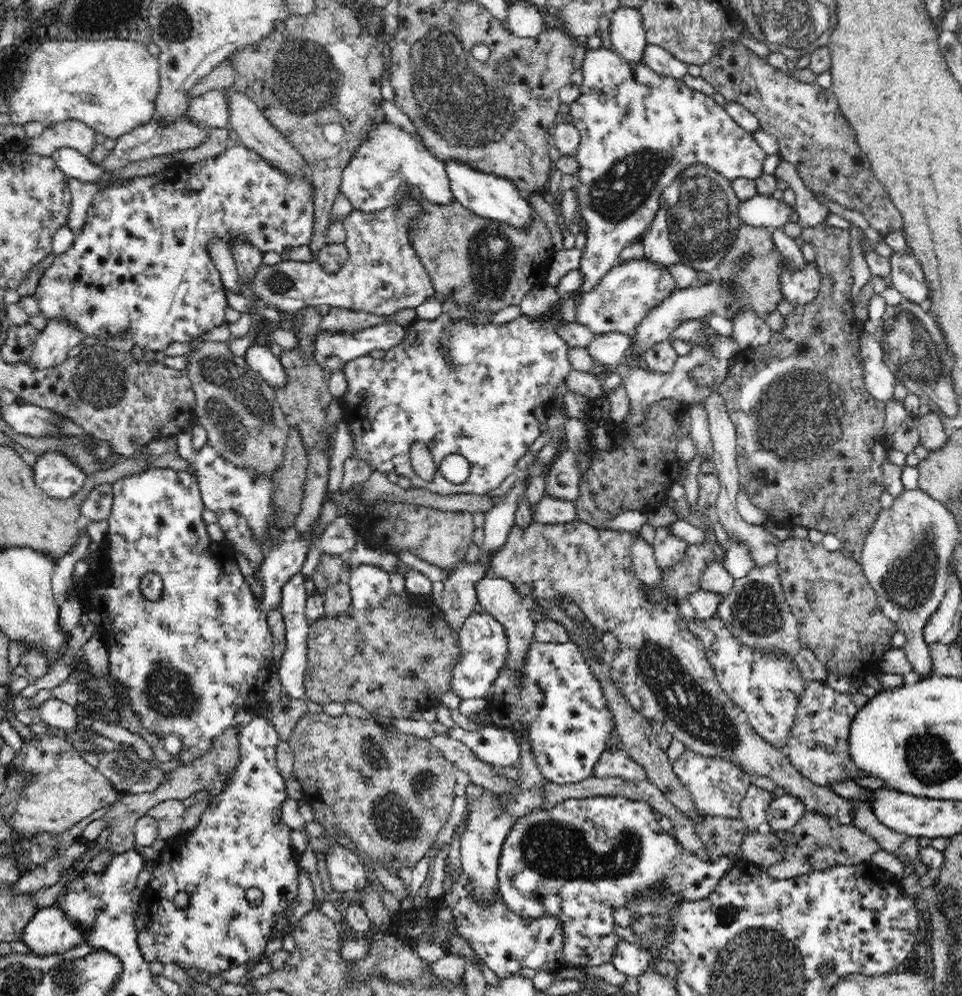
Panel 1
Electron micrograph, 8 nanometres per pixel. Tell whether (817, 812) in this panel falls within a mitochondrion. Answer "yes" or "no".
no

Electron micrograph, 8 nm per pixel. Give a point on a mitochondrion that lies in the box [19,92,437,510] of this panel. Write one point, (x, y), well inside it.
(237, 409)

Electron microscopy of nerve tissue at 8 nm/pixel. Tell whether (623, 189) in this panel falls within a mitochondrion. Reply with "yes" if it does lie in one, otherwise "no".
yes

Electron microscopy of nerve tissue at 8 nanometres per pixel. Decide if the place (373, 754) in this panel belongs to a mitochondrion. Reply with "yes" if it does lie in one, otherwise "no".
yes

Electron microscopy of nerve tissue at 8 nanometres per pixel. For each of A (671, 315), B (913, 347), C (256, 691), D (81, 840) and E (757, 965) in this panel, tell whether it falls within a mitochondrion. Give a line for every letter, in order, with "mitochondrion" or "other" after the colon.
A: other
B: mitochondrion
C: other
D: other
E: mitochondrion

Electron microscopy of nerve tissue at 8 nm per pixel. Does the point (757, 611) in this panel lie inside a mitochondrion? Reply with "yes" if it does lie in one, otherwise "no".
yes

